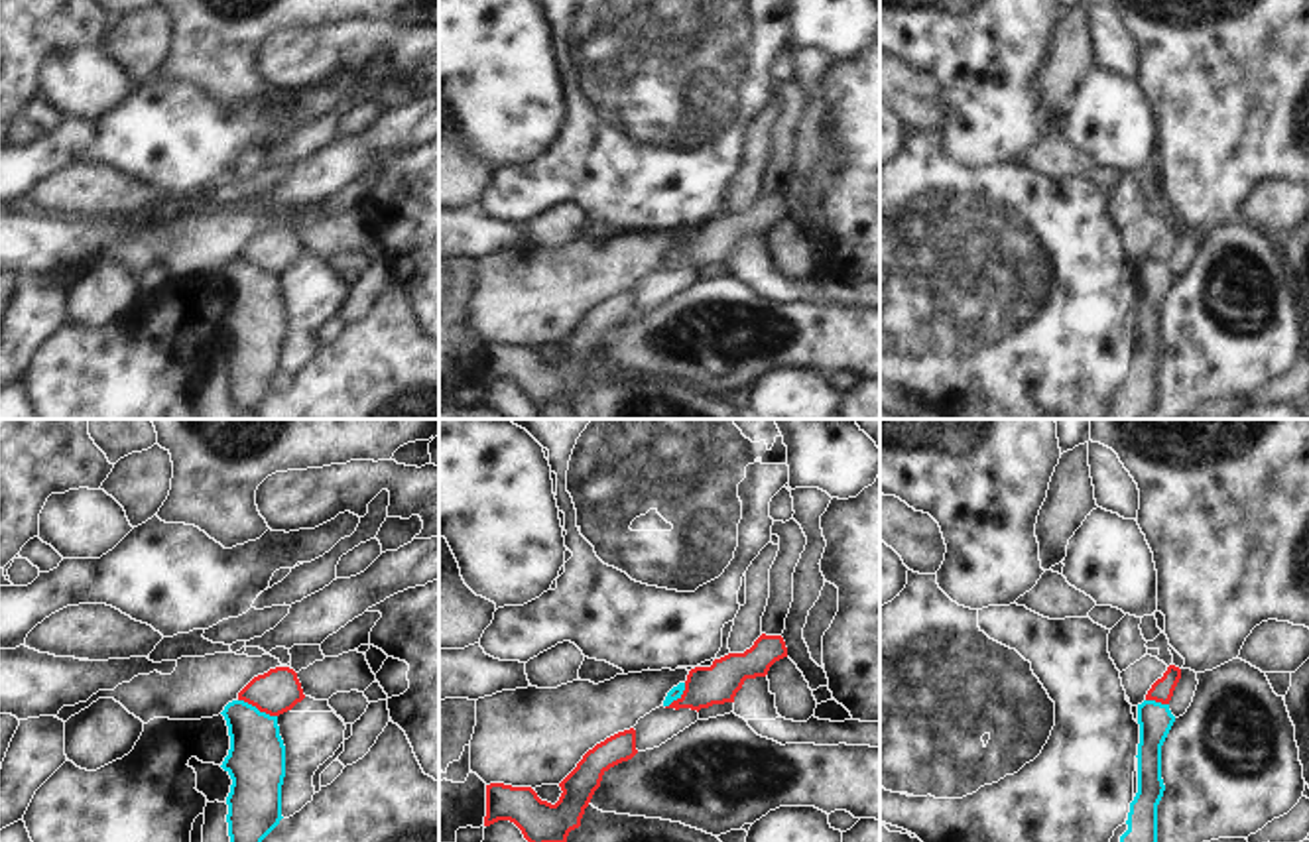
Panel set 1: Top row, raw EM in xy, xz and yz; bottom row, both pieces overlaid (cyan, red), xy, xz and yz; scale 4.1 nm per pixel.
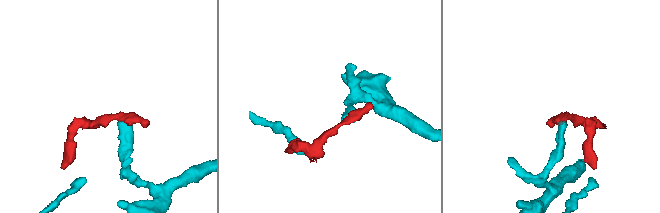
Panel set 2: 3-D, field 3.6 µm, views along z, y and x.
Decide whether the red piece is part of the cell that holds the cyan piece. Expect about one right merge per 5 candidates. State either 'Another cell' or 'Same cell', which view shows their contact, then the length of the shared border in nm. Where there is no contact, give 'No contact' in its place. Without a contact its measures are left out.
Another cell. Touches cyan in xy. Shared border 180 nm

